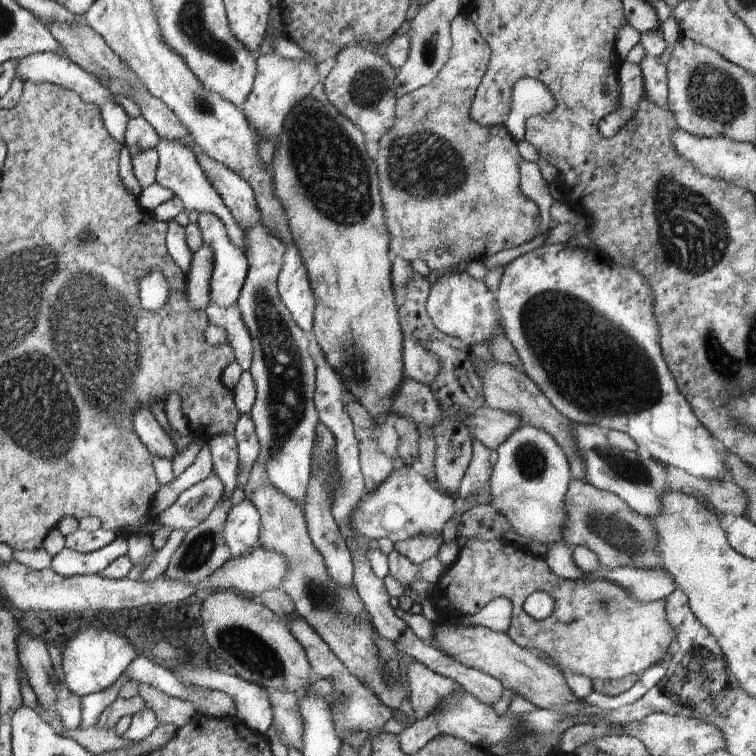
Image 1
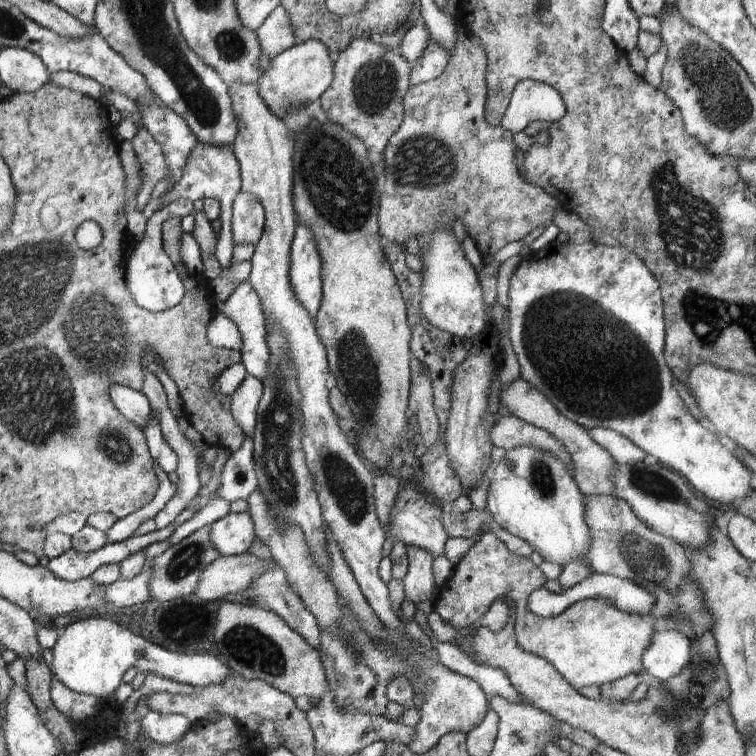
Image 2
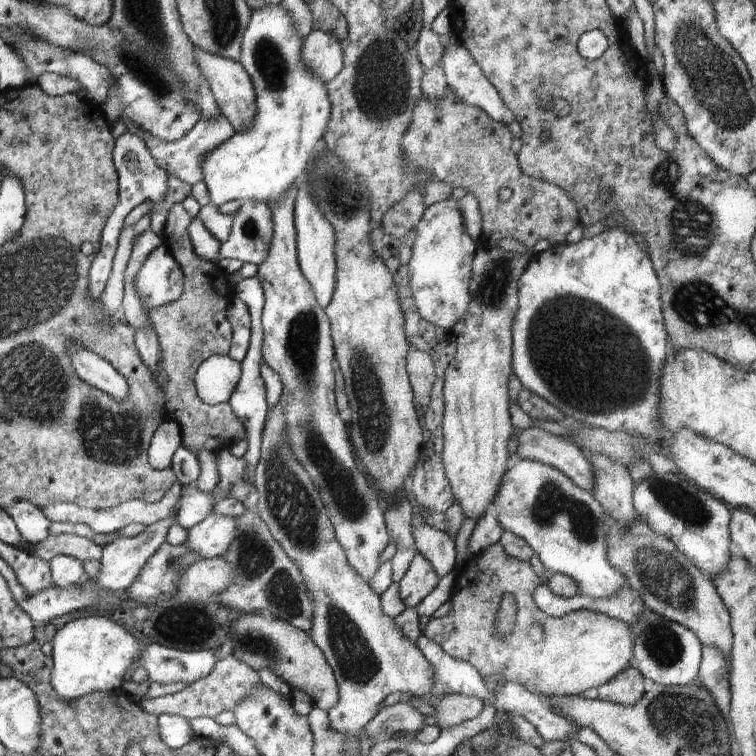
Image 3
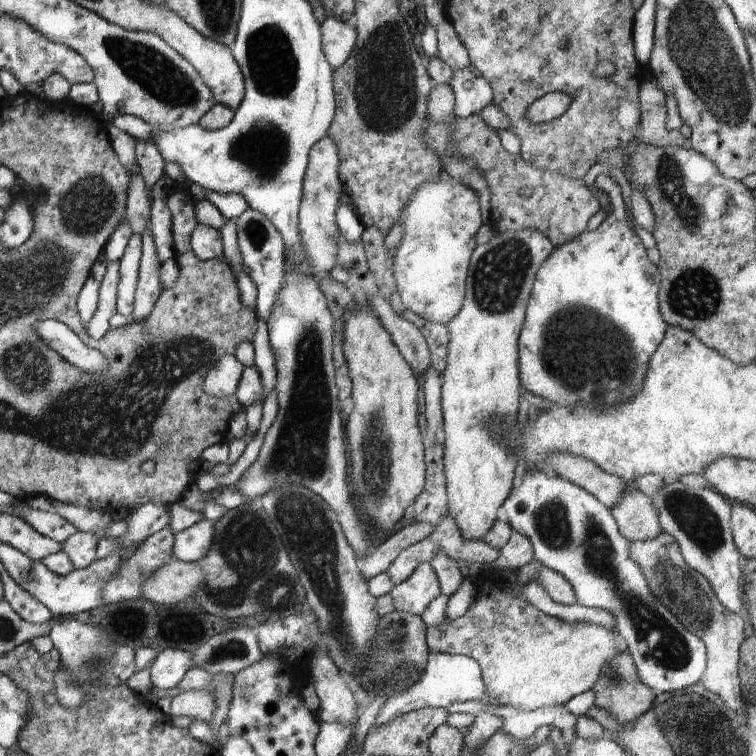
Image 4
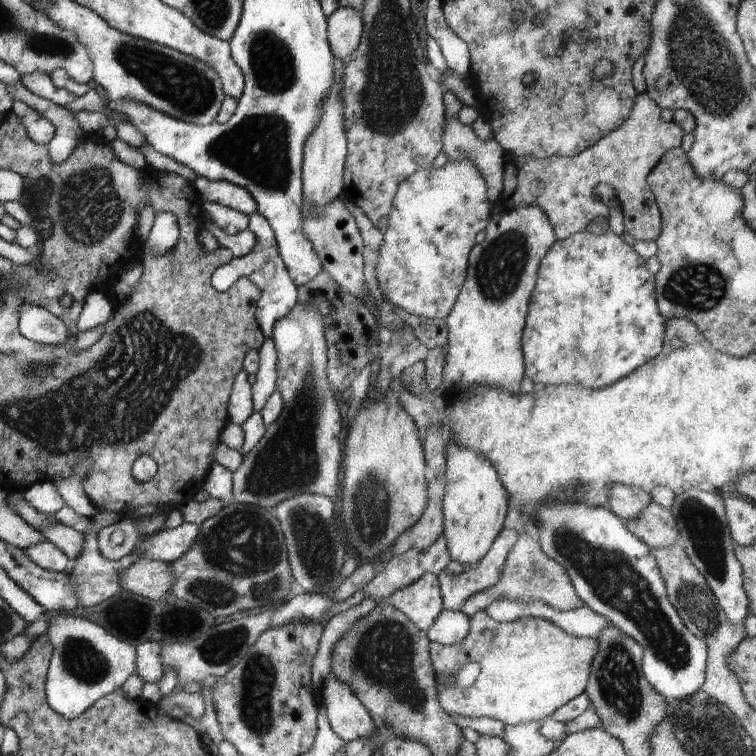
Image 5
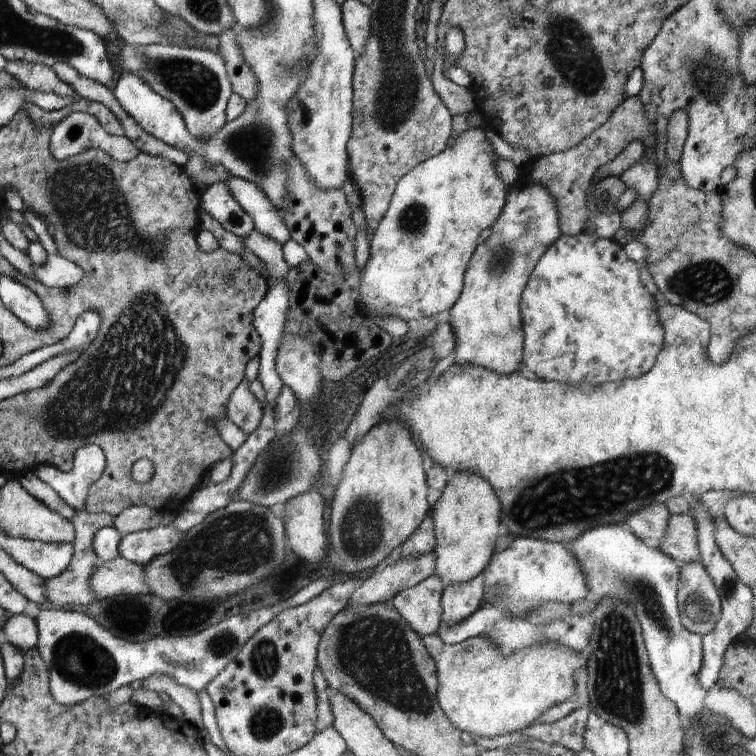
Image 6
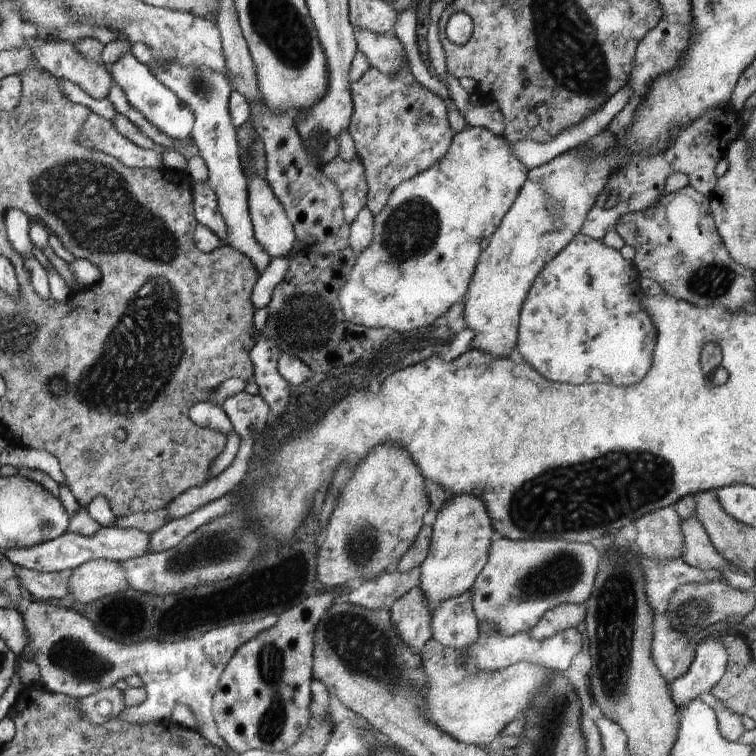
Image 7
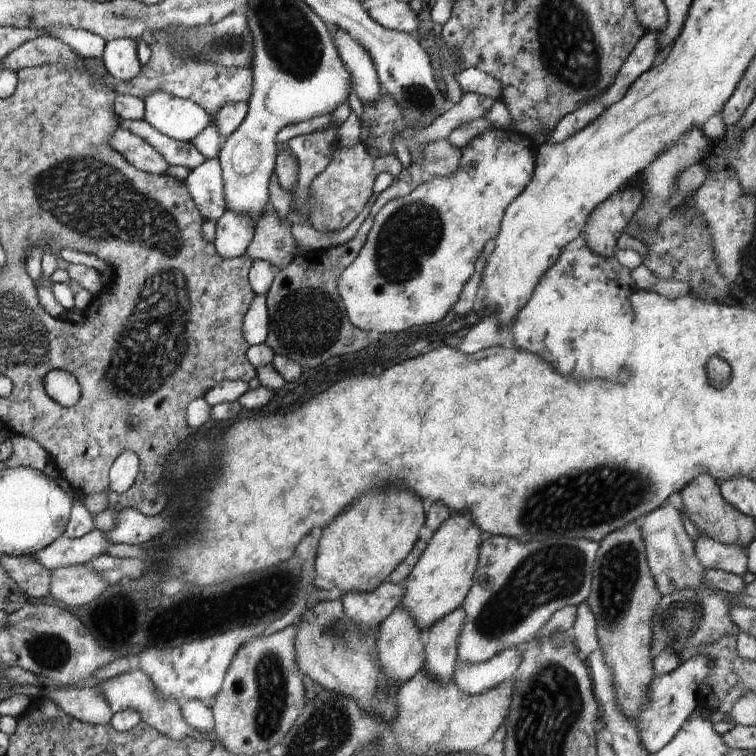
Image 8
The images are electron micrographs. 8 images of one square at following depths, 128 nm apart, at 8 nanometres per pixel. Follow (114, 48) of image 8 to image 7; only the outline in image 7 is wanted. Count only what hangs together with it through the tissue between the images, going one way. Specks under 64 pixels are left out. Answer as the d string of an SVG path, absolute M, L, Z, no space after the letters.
M131 52L108 66L111 77L126 95L128 104L137 110L148 122L172 140L190 138L194 114L166 85L163 85Z

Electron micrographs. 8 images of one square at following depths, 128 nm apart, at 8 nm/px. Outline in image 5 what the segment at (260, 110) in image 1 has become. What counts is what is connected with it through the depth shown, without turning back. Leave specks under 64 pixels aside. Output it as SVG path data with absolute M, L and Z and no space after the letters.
M338 8L327 18L327 33L330 51L338 60L349 61L349 57L359 49L363 23L360 13L352 8Z

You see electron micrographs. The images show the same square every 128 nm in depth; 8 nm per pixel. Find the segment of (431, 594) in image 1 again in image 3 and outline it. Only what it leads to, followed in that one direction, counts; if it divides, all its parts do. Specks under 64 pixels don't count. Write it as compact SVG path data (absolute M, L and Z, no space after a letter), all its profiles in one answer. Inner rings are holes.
M499 542L470 558L458 574L456 587L449 598L450 610L443 617L432 617L422 634L439 644L452 658L474 665L484 679L503 672L505 682L518 683L538 696L581 695L585 690L596 689L624 669L634 666L635 634L632 625L588 609L577 610L560 618L546 616L533 599L535 588L543 584L542 579L529 562L508 556ZM504 595L515 598L517 611L511 632L506 637L500 637L495 630L495 616Z

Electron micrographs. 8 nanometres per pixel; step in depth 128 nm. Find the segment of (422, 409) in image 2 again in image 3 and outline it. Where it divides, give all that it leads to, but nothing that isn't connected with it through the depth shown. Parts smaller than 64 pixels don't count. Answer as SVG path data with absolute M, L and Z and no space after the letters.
M409 344L409 353L406 365L413 395L416 398L430 396L435 381L435 366L426 351L416 349Z

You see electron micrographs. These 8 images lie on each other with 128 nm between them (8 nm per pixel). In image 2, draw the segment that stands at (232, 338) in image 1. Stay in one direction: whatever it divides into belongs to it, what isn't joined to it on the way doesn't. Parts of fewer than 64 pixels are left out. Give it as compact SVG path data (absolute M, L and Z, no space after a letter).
M244 281L225 301L217 300L216 315L224 315L236 324L238 332L241 334L242 350L241 363L247 370L250 376L258 378L258 380L267 377L268 367L267 362L270 358L270 353L265 341L265 318L263 314L263 306L260 302L260 297L256 294L254 287L249 281Z

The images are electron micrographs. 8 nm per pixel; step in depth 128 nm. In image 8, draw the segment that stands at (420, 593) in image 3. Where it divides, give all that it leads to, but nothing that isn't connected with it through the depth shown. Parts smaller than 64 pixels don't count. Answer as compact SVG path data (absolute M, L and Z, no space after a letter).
M398 605L380 624L377 638L379 661L387 676L387 684L391 687L400 686L410 680L418 670L423 668L425 661L425 633L419 629L410 611Z

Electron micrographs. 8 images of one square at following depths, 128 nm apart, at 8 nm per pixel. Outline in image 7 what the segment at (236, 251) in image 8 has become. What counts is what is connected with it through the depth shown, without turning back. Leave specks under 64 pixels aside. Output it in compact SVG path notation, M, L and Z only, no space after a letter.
M169 60L159 65L149 63L146 66L163 85L166 85L166 88L169 88L188 108L190 108L190 110L192 110L192 114L194 114L194 124L189 136L199 148L199 155L202 157L202 160L204 160L206 168L208 169L209 179L207 183L215 192L218 208L228 231L226 244L243 252L243 254L251 260L254 267L256 267L256 270L259 272L259 276L261 276L261 272L270 262L270 256L266 251L263 251L260 243L256 240L253 224L249 215L246 194L247 178L244 177L243 170L240 166L237 129L235 129L234 125L231 123L229 109L229 96L234 91L231 82L221 72L204 65L184 66L177 60Z

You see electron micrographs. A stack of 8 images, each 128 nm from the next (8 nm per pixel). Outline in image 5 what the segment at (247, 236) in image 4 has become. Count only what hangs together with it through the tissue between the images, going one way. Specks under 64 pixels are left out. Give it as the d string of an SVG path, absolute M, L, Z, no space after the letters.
M254 213L249 215L248 229L252 234L256 234L256 244L252 252L243 258L233 258L232 261L215 270L211 278L211 286L217 292L228 291L240 278L246 277L254 282L260 290L260 300L257 303L255 312L256 322L260 330L266 337L273 336L274 324L276 320L284 318L294 306L298 299L297 287L292 283L292 278L288 275L288 270L280 258L276 240L268 220L262 214Z

